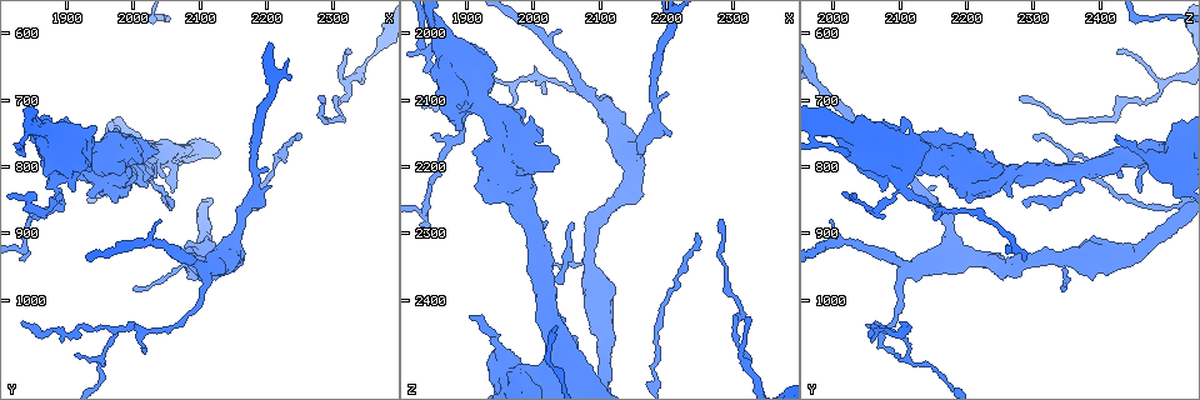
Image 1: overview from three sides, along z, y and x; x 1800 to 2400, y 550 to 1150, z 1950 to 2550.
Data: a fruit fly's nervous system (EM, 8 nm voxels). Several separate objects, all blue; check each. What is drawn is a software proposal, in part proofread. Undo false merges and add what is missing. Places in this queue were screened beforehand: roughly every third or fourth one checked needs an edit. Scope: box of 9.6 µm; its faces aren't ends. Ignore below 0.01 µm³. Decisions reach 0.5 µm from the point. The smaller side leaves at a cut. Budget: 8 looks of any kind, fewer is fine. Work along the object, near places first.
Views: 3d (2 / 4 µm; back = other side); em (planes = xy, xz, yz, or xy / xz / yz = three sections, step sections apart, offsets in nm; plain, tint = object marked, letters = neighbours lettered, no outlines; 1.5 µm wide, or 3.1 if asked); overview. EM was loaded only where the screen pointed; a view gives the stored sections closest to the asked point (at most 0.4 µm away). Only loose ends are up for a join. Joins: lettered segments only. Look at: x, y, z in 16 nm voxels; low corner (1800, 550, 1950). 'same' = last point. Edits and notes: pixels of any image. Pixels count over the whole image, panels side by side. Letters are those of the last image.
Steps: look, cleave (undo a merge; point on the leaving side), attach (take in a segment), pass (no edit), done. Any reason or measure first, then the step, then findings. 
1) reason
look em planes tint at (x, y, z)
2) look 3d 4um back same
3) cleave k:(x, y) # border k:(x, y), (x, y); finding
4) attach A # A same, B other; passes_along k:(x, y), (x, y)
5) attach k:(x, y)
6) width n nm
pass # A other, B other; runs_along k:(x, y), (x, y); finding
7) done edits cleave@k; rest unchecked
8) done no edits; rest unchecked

three arms meet
look em planes plain at (1855, 745, 2000)

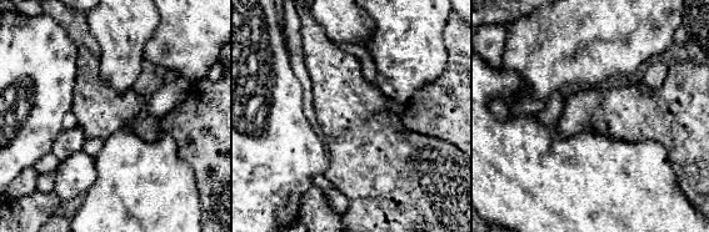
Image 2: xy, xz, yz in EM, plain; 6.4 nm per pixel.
where the object lies
look em planes tint same

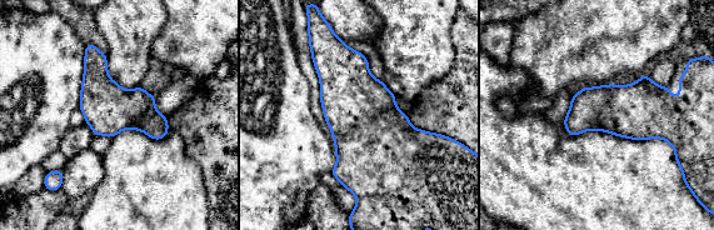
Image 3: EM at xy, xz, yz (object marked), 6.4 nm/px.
look em planes letters same

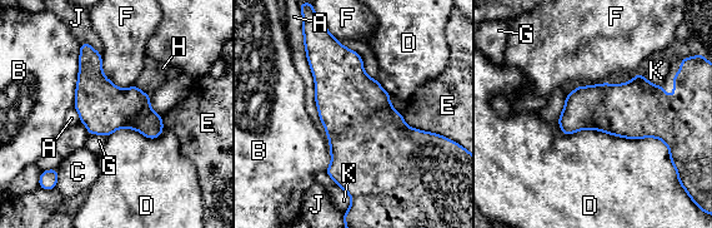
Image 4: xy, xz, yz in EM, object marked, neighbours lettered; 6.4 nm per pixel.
pass # A other, B other, C other, D other, E other, F other, G other, H other, J other, K other; border 4:(557, 120), (667, 147); continuous, no second neuron

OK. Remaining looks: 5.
tapers out
look 3d 2um at (2055, 840, 2460)

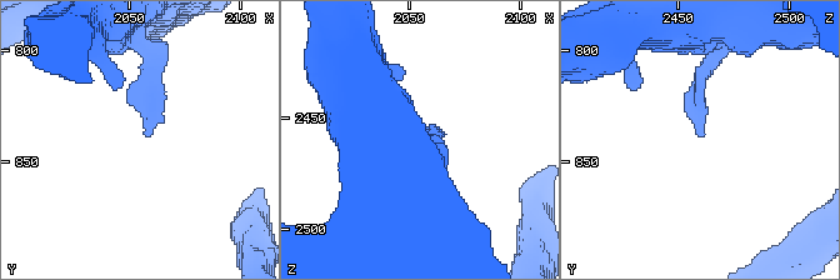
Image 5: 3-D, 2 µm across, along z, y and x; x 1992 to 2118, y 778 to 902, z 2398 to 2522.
now the EM
look em planes plain at (2057, 837, 2462)

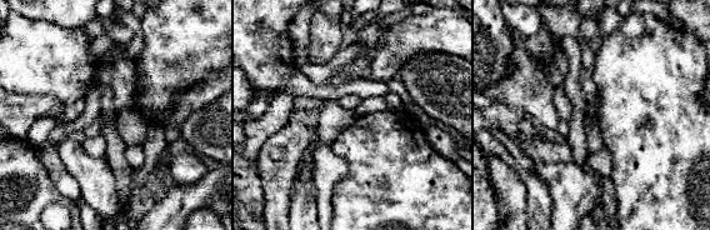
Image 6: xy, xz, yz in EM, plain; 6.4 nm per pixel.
what lies round it
look em planes letters same

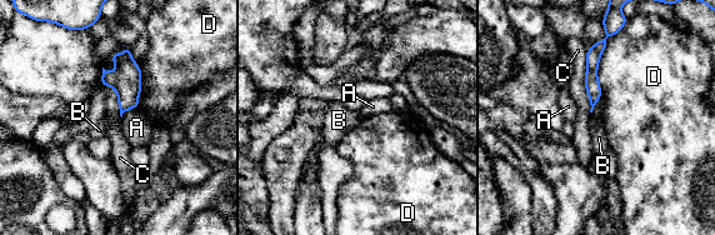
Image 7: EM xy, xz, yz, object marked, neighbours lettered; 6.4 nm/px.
pass # A other, B other, C other, D other; border 7:(600, 98), (591, 113); no lettered segment goes on from it

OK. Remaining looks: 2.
done no edits; rest unchecked

